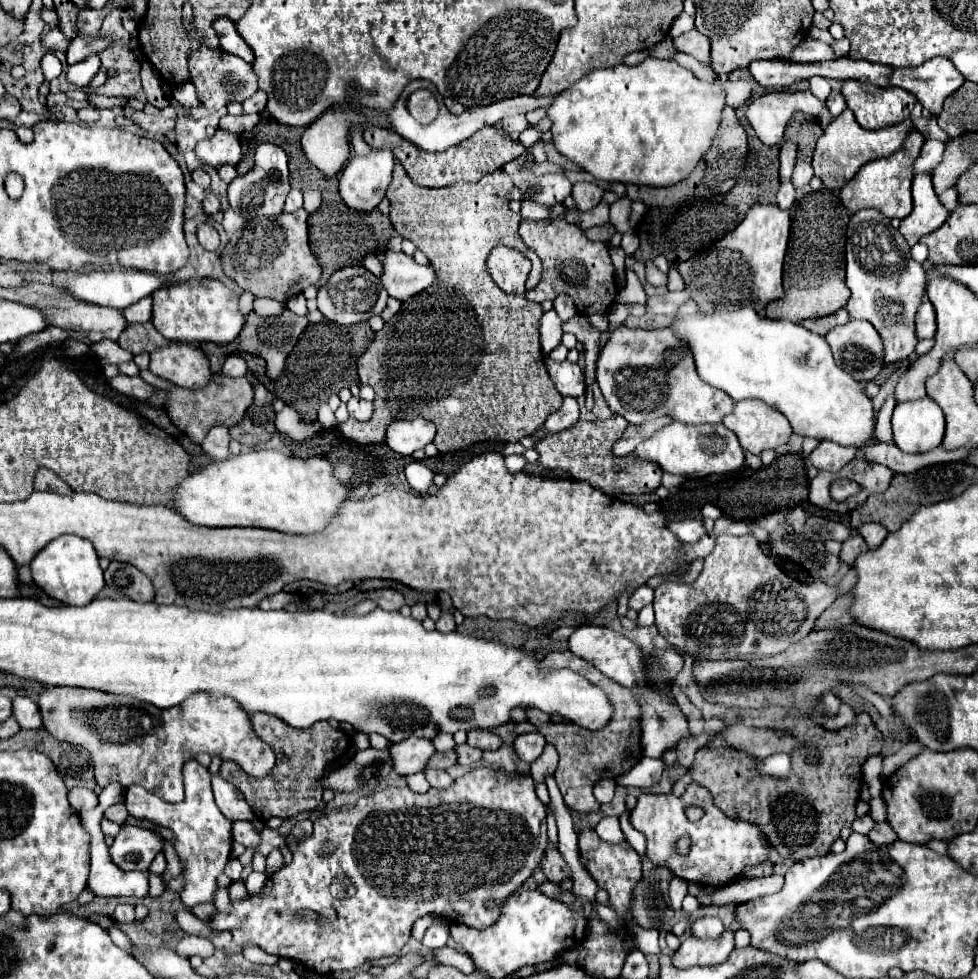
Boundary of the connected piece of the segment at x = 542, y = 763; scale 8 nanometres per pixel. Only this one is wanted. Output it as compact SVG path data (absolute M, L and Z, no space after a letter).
M547 744L543 754L531 764L531 778L535 782L545 782L549 776L553 776L555 768L557 768L557 760L559 760L557 750L551 744Z

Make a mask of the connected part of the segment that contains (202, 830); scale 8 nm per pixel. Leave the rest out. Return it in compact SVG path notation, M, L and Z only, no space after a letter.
M189 760L183 768L185 778L185 800L179 804L171 804L161 800L159 796L149 794L145 788L129 786L125 790L125 806L133 818L151 820L159 826L171 828L175 834L175 850L183 864L185 890L181 892L181 900L187 908L193 908L203 902L213 902L217 892L217 878L223 874L223 868L231 854L231 820L227 820L217 808L211 792L211 772L203 768L197 760Z

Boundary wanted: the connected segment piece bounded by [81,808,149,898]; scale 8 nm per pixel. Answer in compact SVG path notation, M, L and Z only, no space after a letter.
M95 808L81 814L81 822L85 830L91 834L91 872L89 872L89 888L95 896L147 896L149 882L147 872L121 872L109 856L109 846L105 844L105 836L99 828L103 818L103 810Z

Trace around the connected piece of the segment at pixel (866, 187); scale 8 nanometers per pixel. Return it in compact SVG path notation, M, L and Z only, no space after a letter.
M913 130L903 146L893 152L887 158L879 158L873 162L867 162L857 174L855 178L843 186L841 190L841 202L849 212L859 212L863 208L875 208L879 212L883 212L887 218L905 218L911 214L913 202L911 202L911 180L913 180L913 160L919 156L921 146L923 146L925 138L921 132Z

